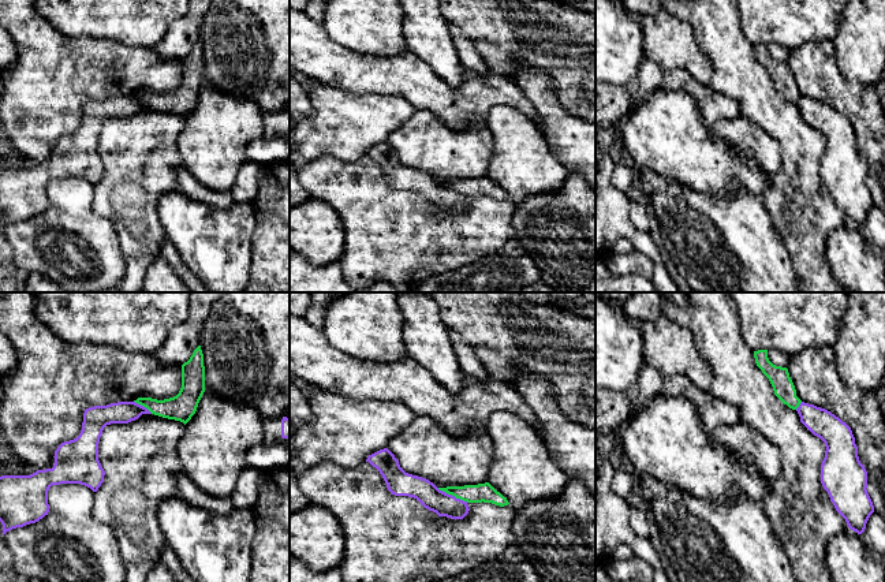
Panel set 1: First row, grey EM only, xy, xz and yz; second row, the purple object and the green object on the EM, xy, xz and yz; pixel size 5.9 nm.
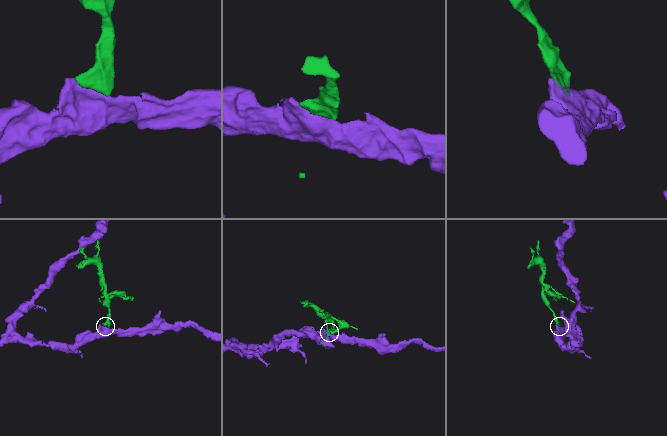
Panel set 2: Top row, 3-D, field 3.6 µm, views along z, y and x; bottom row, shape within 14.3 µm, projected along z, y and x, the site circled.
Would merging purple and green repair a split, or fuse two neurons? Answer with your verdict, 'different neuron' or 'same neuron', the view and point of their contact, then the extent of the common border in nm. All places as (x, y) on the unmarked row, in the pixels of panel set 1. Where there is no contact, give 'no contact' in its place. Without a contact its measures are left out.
different neuron; meets purple in xz at (451, 189); contact 200 nm long

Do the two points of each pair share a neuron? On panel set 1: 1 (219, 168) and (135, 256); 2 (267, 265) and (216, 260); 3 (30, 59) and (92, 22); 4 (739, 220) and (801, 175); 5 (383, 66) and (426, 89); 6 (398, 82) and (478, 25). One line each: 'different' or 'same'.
1: different
2: different
3: different
4: different
5: same
6: different

